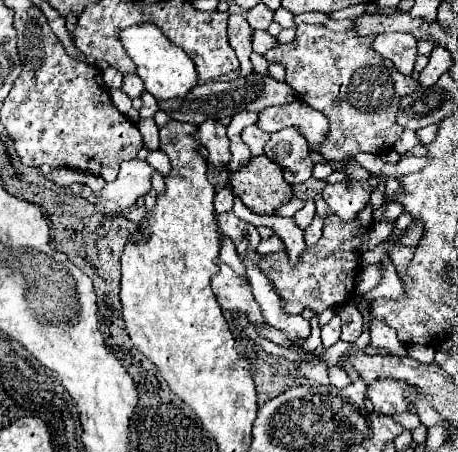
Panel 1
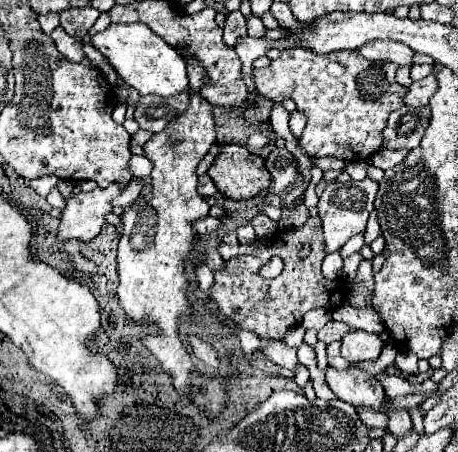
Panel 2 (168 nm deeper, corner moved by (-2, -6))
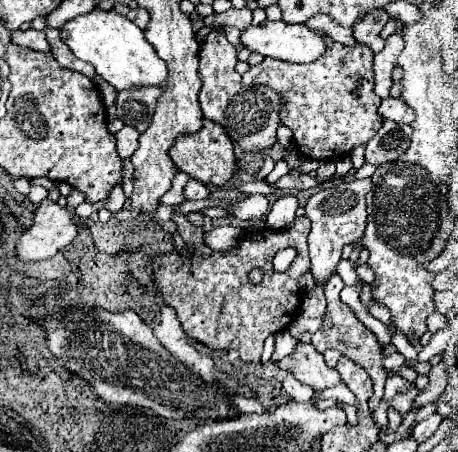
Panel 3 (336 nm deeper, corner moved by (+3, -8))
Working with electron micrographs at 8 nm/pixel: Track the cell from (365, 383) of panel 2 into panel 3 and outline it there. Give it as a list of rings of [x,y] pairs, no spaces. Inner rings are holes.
[[[298,344],[296,352],[288,358],[280,360],[278,366],[282,370],[294,370],[296,380],[300,380],[302,384],[308,384],[316,392],[342,384],[340,374],[334,368],[328,368],[324,364],[322,354],[316,352],[316,348],[312,348],[312,344]]]

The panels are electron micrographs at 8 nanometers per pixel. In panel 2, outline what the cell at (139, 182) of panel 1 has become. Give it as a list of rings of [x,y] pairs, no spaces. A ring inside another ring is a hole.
[[[113,184],[109,188],[95,188],[91,192],[79,192],[65,198],[57,240],[93,240],[105,224],[105,216],[111,212],[111,200],[121,192],[123,188]]]

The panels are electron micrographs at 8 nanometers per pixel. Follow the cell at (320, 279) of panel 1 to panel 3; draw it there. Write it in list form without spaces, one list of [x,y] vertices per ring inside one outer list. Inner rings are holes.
[[[306,216],[296,218],[290,228],[284,230],[258,230],[244,236],[238,248],[230,252],[214,252],[210,258],[192,254],[190,264],[178,260],[178,252],[164,254],[154,264],[154,282],[164,298],[164,304],[176,308],[184,332],[206,344],[208,348],[238,350],[244,362],[258,364],[262,356],[264,340],[276,332],[282,332],[292,322],[292,316],[300,312],[304,292],[300,290],[300,278],[310,272],[308,256],[308,232],[310,220]],[[294,246],[298,250],[292,268],[284,274],[276,272],[272,258],[278,250]],[[260,266],[264,280],[252,284],[248,272]]]

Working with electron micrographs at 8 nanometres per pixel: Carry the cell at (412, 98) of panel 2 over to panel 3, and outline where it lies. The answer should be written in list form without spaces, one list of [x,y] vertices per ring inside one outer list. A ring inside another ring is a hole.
[[[402,96],[384,98],[380,104],[380,114],[386,120],[394,120],[398,124],[410,124],[414,120],[414,112],[412,112],[412,108],[408,108],[408,104],[404,104]]]

